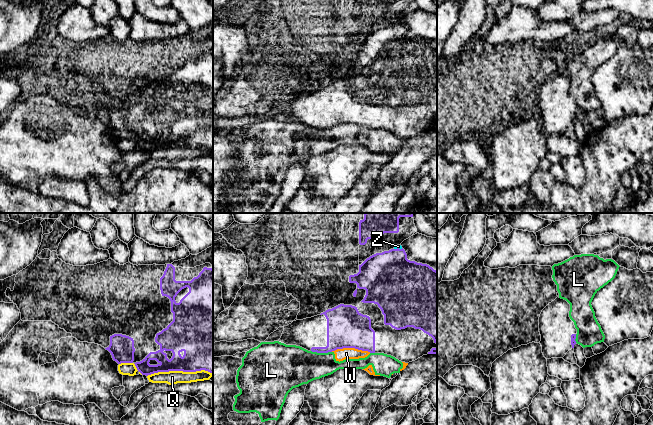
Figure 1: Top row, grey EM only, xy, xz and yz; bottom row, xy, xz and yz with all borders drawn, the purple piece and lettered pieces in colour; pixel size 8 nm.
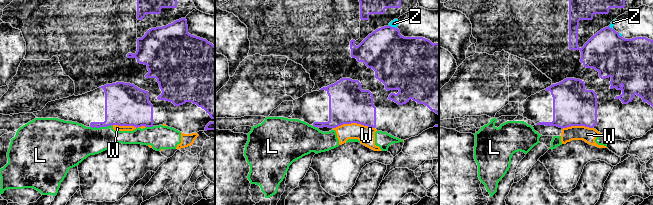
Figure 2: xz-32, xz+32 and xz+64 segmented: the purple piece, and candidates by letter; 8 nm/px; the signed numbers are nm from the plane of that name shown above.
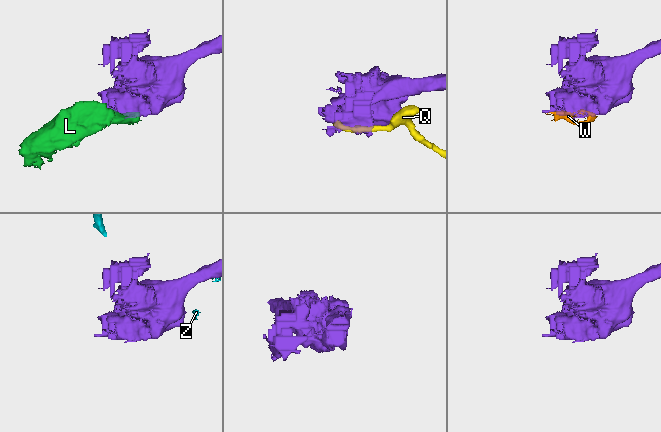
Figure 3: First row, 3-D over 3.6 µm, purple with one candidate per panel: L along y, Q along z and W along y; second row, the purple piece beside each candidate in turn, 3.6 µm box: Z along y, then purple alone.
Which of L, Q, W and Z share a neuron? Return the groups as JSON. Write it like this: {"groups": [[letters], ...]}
{"groups": [["L", "W"], ["Q"], ["Z"]]}

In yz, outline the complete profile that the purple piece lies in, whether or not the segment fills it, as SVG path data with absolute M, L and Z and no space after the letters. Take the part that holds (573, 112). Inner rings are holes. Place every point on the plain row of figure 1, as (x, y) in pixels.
M559 73L539 93L540 120L546 135L563 134L576 120L577 105L569 93L570 80Z

